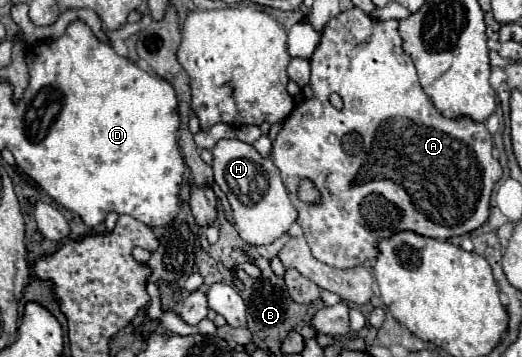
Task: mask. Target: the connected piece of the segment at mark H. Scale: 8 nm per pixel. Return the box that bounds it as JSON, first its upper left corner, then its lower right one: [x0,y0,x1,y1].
[213,139,297,245]

